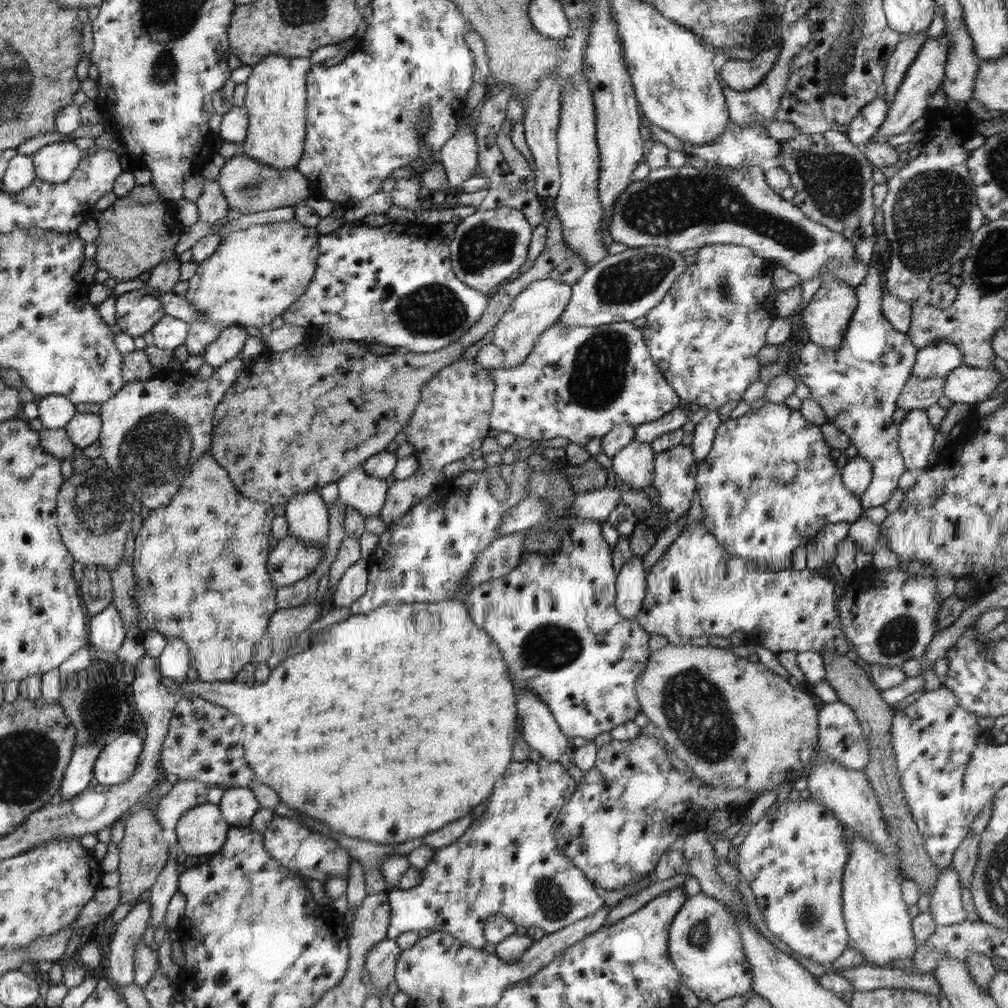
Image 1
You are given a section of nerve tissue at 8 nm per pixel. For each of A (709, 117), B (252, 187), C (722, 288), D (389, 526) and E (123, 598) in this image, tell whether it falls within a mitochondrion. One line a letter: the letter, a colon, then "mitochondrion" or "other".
A: other
B: mitochondrion
C: mitochondrion
D: other
E: other

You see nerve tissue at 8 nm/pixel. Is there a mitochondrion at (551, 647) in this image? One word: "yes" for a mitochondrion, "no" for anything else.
yes

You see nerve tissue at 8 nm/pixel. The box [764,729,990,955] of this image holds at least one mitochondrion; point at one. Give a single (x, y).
(809, 918)

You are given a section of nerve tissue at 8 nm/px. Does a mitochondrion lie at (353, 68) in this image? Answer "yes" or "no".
no

